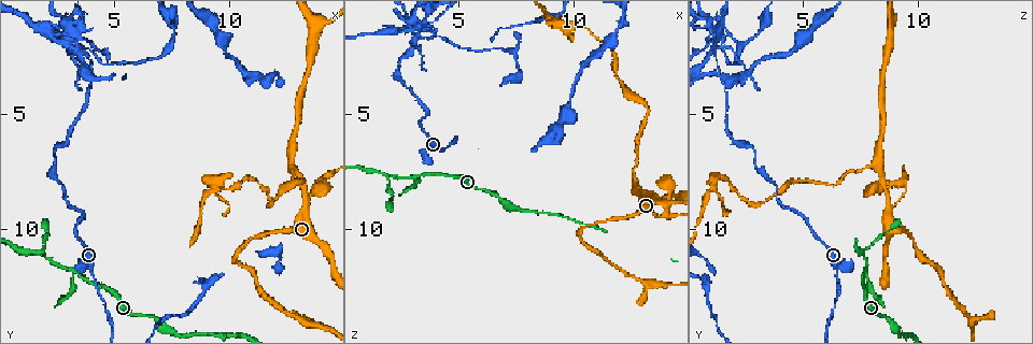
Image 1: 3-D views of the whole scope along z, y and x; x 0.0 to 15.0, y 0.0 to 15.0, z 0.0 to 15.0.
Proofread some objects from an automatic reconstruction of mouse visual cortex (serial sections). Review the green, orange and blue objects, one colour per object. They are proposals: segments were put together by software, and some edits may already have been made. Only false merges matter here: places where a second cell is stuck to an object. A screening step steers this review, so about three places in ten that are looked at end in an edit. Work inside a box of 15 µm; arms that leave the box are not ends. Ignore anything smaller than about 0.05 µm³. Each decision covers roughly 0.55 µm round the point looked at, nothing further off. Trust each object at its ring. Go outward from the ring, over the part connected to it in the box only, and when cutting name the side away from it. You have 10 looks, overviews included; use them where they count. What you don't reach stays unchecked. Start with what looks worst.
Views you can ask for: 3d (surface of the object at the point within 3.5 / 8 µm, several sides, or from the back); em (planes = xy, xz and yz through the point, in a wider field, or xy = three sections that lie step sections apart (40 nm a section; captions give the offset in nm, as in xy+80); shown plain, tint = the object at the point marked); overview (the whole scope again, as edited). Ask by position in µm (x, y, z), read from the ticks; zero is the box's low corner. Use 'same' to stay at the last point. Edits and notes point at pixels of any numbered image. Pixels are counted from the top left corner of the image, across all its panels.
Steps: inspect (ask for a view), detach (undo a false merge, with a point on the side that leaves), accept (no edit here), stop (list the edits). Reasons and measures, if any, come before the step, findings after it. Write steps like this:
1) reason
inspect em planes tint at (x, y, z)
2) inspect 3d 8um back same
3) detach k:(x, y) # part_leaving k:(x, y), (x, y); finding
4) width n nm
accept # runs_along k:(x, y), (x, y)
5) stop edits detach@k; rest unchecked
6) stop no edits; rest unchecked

inspect em xy step 3 tint at (1.9, 11.1, 7.5)

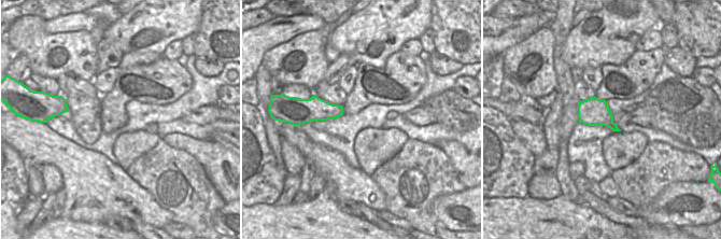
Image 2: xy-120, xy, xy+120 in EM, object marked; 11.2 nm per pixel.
wider look
inspect 3d 3.5um same

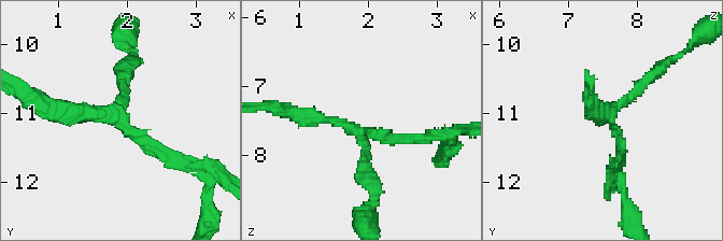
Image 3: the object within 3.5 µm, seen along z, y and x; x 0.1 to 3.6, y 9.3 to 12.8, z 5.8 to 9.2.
arm_widths 150, 150, 250 nm
accept # runs_along 3:(175, 157), (107, 114), (51, 108); all the same cell

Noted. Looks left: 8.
abrupt turn
inspect 3d 3.5um at (13.0, 7.4, 8.4)

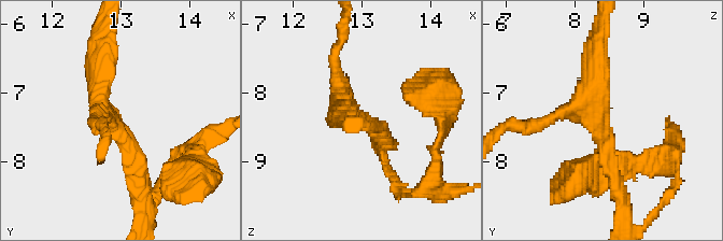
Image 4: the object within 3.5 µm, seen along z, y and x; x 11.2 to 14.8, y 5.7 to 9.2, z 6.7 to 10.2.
inspect em xy step 1 tint at (12.85, 7.45, 8.30)

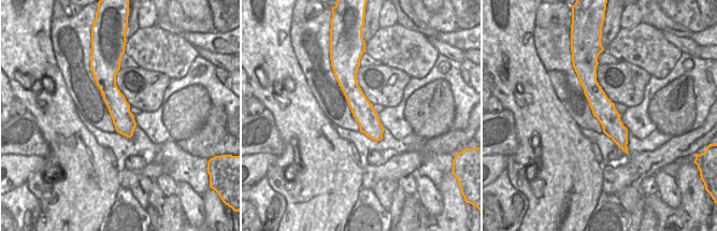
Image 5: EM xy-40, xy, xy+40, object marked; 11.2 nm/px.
arms 3; arm_widths 200, 250, 300 nm
accept # runs_along 4:(139, 184), (129, 141), (99, 98), (99, 55); one cell here

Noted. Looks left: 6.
sharp bend
inspect 3d 3.5um at (9.5, 8.3, 1.0)

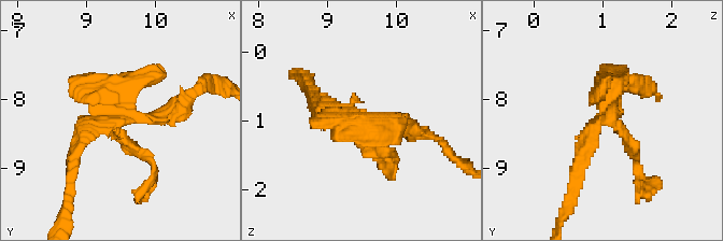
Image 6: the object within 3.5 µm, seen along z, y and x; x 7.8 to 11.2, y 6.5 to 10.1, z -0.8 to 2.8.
accept # all the same cell

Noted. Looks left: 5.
a narrow waist
inspect 3d 3.5um at (2.4, 6.8, 2.9)

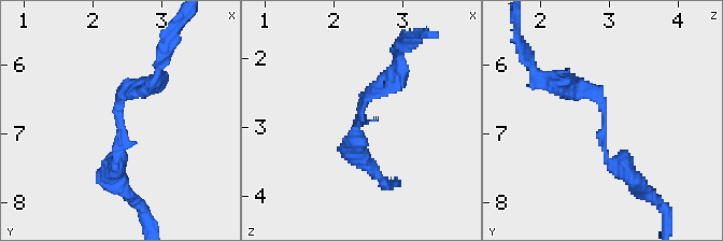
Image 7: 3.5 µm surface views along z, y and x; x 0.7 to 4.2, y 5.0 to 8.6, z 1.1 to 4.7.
inspect em xy step 2 tint at (2.40, 6.80, 2.90)

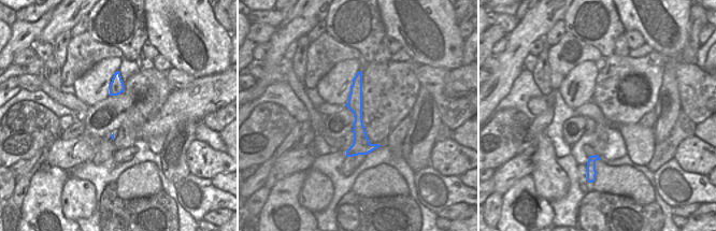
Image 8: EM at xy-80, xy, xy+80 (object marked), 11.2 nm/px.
inspect em xy step 1 tint same

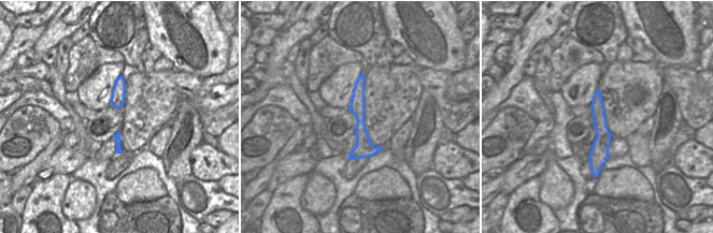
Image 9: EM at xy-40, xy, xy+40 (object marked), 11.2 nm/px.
arm_widths 150, 300 nm
accept # runs_along 7:(112, 179), (118, 93), (149, 89); all the same cell

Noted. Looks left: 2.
stop no edits; rest unchecked

